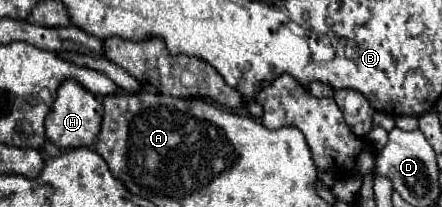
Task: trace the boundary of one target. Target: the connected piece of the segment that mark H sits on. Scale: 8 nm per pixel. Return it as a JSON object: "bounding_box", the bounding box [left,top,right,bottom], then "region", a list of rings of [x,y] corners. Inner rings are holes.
{"bounding_box":[44,79,102,149],"region":[[[68,79],[60,85],[52,111],[46,115],[44,133],[46,133],[48,141],[52,141],[54,145],[64,147],[64,149],[80,147],[80,145],[90,147],[100,133],[100,123],[102,123],[102,103],[96,99],[96,95],[86,91],[78,81]]]}

